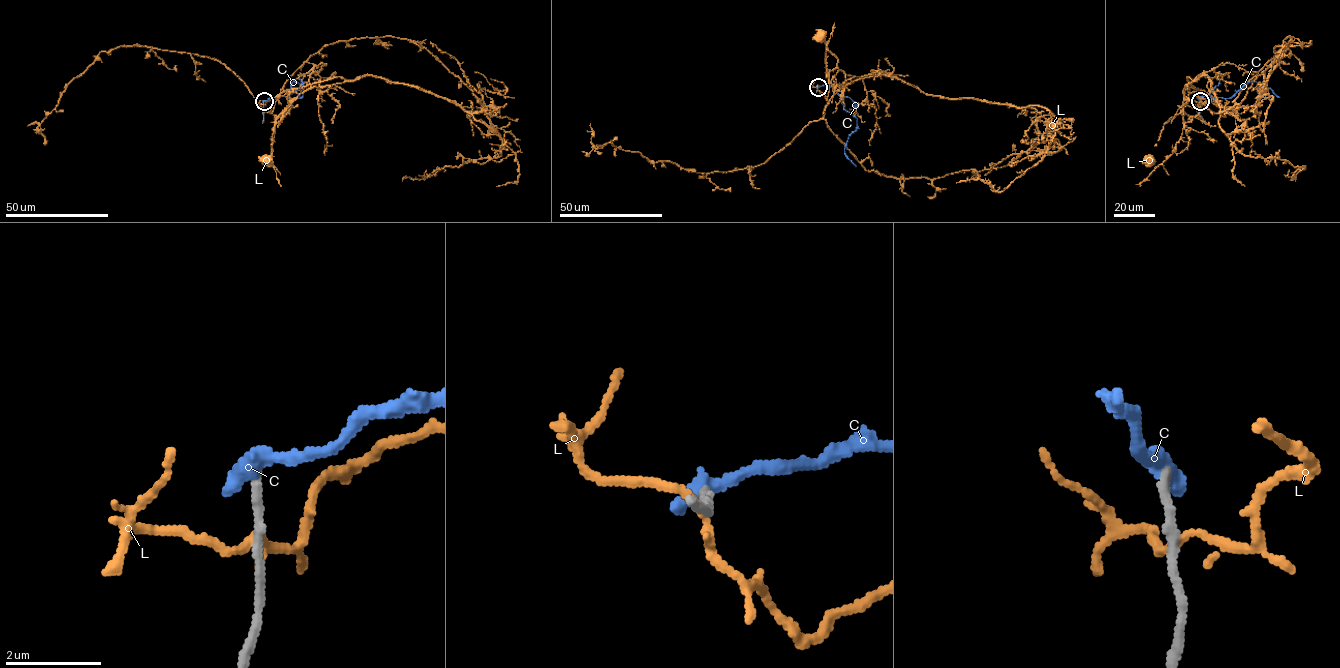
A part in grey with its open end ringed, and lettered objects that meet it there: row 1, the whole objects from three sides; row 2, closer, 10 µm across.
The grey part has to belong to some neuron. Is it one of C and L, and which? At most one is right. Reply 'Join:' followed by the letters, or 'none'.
Join: none

